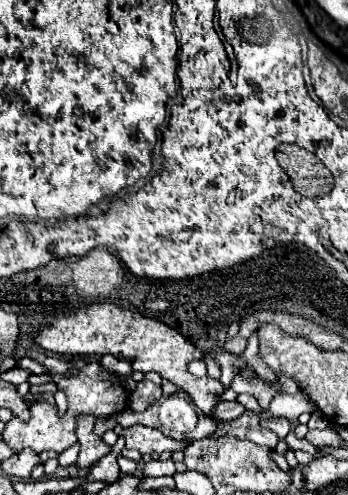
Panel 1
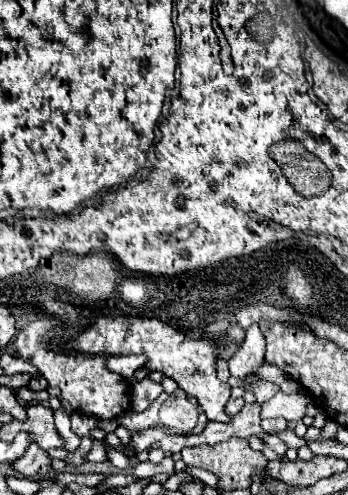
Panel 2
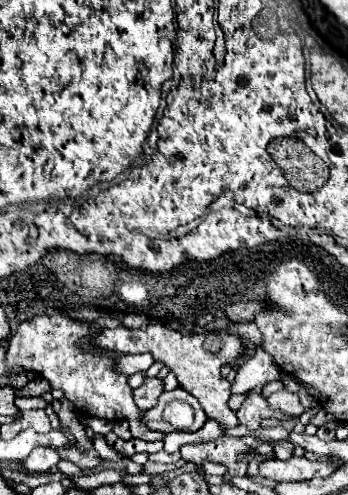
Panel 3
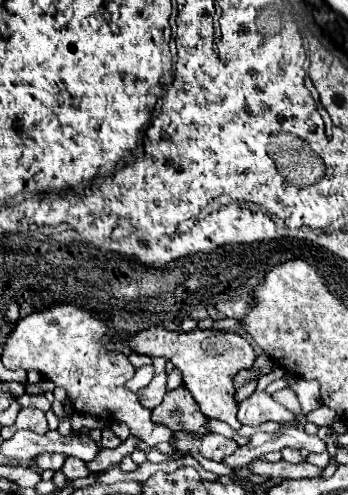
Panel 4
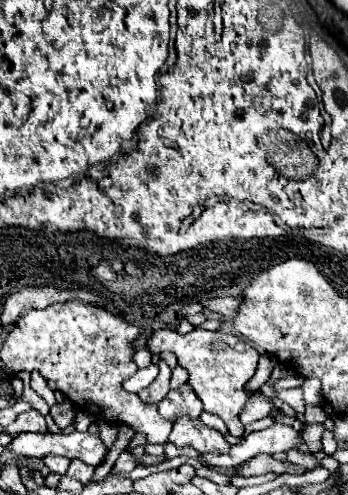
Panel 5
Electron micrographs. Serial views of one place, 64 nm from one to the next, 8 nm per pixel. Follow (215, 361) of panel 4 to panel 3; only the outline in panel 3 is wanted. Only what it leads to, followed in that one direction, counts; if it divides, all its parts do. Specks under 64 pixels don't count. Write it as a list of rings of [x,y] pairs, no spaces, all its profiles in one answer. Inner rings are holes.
[[[118,326],[114,330],[102,330],[96,336],[96,346],[118,352],[118,354],[152,354],[154,360],[162,360],[164,366],[170,368],[170,372],[176,374],[180,386],[188,390],[202,406],[208,418],[228,424],[228,426],[238,426],[236,412],[230,410],[228,398],[230,398],[230,382],[222,376],[222,366],[232,366],[238,358],[246,356],[246,344],[240,336],[228,334],[226,330],[218,332],[202,332],[202,334],[182,334],[176,330],[168,328],[126,328]]]

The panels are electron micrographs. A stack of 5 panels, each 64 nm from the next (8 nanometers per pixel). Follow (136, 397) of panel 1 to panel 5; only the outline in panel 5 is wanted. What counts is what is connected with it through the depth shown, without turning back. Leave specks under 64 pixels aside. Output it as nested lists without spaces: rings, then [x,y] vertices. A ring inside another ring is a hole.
[[[160,360],[158,366],[160,366],[160,374],[156,376],[156,380],[148,388],[144,388],[144,390],[138,392],[140,400],[144,400],[146,404],[158,404],[168,394],[168,390],[170,390],[168,382],[170,382],[172,370],[168,368],[168,364],[164,360]]]

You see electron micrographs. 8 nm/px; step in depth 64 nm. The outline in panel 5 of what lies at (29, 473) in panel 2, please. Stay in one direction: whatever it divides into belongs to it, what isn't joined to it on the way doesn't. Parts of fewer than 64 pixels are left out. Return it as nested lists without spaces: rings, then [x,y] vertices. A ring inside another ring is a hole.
[[[44,456],[44,464],[46,464],[52,472],[64,476],[66,470],[68,470],[68,466],[70,466],[70,460],[64,458],[64,456]]]

